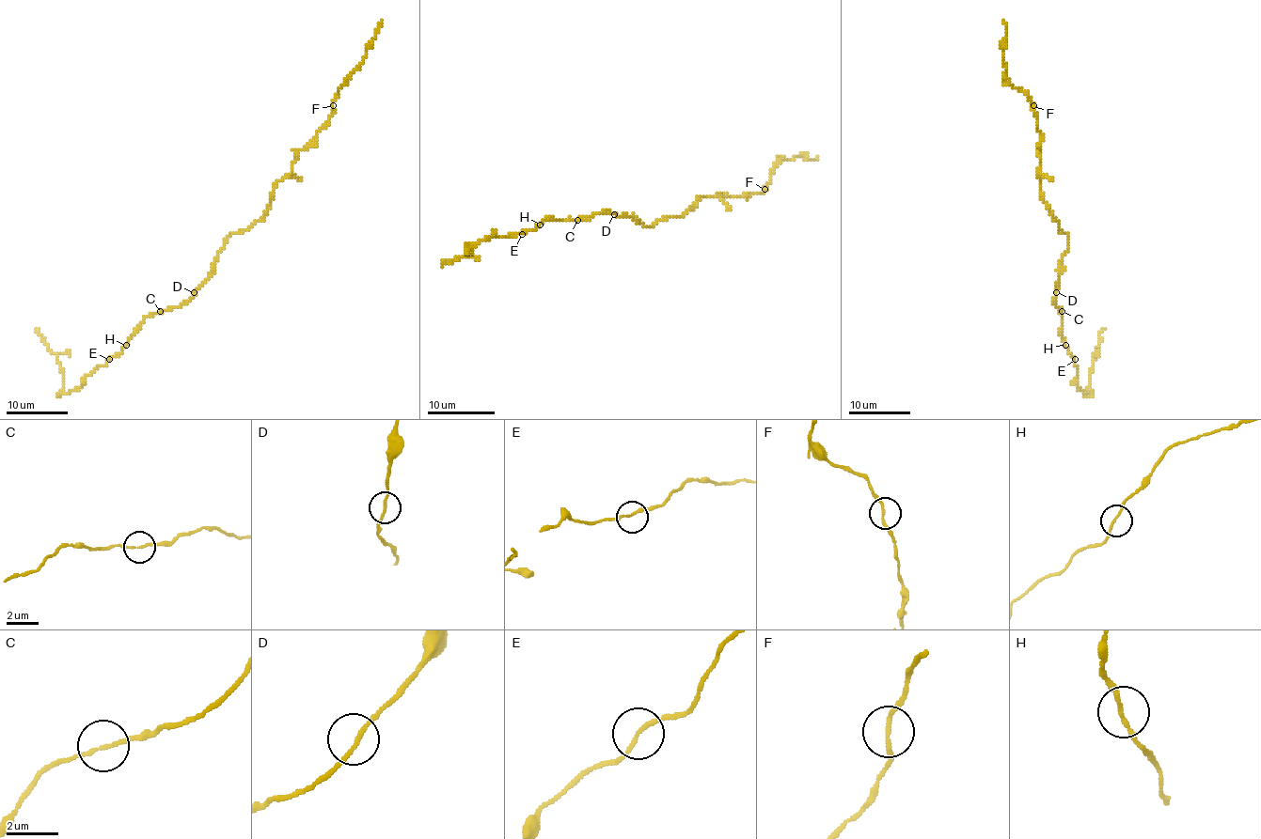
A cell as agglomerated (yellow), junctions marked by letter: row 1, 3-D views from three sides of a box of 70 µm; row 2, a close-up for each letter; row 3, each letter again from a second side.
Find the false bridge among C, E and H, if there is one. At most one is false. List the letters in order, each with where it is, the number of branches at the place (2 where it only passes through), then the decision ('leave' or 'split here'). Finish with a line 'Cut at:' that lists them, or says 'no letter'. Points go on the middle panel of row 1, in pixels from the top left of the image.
C: place (577, 220); branches 2; split here
E: place (522, 234); branches 2; leave
H: place (540, 225); branches 2; leave
Cut at: C

